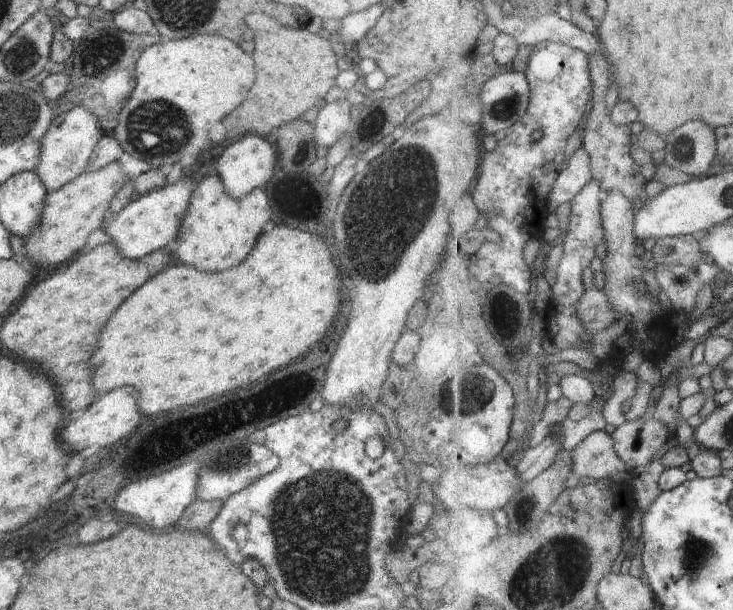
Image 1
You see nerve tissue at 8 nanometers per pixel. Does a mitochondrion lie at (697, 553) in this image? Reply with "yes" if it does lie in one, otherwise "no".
yes

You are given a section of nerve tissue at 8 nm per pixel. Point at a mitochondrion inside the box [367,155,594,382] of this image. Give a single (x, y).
(506, 311)

